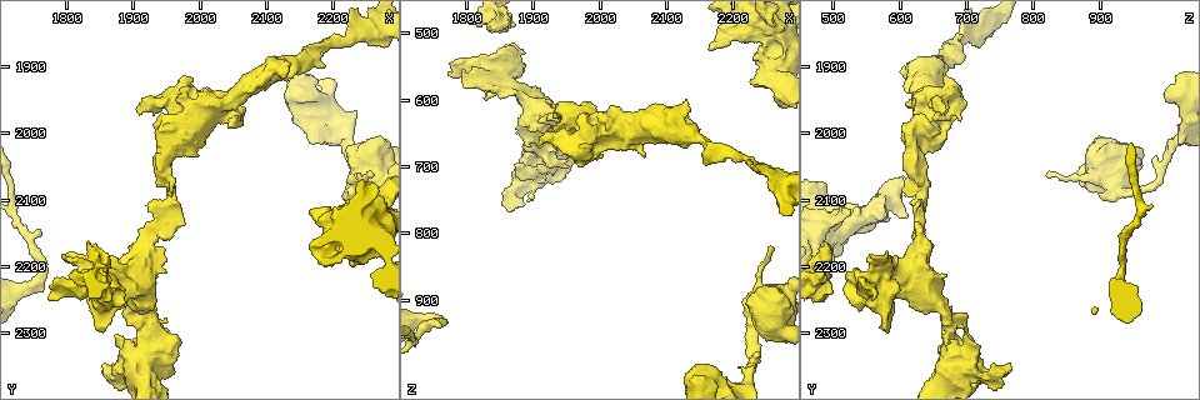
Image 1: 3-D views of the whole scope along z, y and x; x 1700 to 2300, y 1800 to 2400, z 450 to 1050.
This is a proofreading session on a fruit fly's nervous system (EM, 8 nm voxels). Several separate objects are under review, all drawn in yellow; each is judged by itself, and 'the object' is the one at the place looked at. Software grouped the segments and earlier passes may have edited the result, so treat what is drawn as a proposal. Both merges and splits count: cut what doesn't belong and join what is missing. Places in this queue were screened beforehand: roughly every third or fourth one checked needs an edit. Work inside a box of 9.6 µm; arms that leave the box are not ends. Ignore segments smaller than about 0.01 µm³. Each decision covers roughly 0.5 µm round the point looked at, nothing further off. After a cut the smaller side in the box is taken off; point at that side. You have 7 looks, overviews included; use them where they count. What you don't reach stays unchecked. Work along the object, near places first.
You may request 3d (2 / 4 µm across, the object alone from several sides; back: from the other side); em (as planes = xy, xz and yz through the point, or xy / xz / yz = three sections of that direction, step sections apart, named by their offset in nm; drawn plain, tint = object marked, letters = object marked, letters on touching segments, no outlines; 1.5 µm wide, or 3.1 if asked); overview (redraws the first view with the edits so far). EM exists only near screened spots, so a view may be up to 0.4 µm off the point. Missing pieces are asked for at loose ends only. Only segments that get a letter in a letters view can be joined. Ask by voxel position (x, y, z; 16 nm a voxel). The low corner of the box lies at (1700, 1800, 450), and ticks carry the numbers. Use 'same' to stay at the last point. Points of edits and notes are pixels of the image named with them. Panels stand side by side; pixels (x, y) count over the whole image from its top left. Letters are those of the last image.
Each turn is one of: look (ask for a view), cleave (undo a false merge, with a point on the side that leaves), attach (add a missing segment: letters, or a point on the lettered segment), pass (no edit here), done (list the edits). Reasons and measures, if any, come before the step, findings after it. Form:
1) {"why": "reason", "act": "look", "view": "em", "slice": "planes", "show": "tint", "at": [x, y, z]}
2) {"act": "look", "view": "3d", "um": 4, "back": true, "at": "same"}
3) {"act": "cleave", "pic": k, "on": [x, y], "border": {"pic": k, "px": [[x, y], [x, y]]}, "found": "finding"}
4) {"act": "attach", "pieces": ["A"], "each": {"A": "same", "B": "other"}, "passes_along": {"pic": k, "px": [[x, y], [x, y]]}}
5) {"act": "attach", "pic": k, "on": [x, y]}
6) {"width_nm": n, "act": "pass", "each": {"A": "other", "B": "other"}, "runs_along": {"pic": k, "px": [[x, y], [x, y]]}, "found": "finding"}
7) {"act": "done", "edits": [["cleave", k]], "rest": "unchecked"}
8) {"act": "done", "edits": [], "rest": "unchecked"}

{"why": "calibre changes", "act": "look", "view": "em", "slice": "planes", "show": "tint", "at": [2225, 2085, 950]}

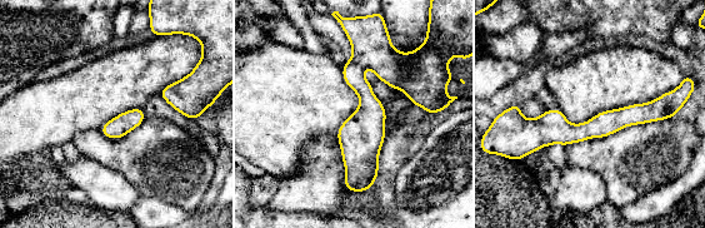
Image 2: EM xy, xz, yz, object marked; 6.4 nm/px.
{"act": "look", "view": "em", "slice": "planes", "show": "letters", "at": "same"}

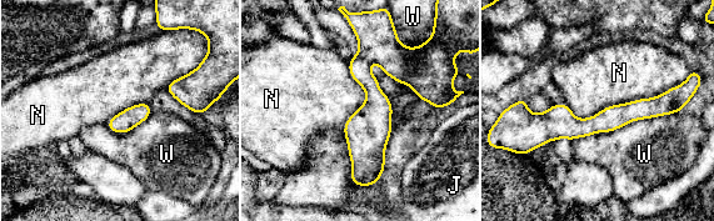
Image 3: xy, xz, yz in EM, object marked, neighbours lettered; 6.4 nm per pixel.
{"longest_contact_nm": ["N", 800], "act": "pass", "each": {"J": "other", "N": "other", "W": "other"}, "border": {"pic": 3, "px": [[683, 83], [587, 117], [564, 103]]}, "found": "continuous, no second neuron"}

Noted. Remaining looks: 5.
{"act": "look", "view": "em", "slice": "planes", "show": "letters", "at": [1775, 2250, 565]}

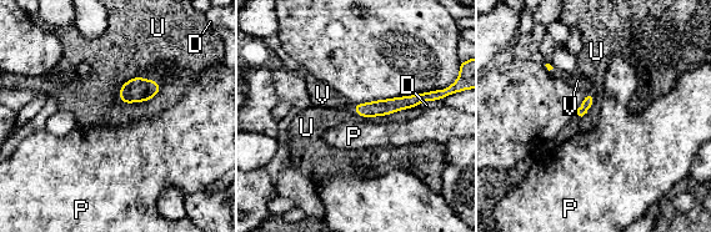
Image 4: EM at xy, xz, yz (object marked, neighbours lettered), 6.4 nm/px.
{"act": "attach", "pic": 4, "on": [577, 80], "each": {"D": "other", "P": "other", "U": "other", "V": "same"}, "found": "it goes on there"}

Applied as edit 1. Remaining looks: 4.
{"why": "thick turns thin", "act": "look", "view": "em", "slice": "xy", "step": 8, "show": "tint", "at": [2200, 2130, 495]}

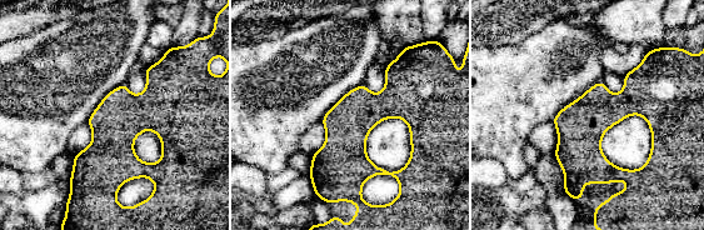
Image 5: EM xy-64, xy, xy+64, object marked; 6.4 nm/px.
{"act": "look", "view": "em", "slice": "planes", "show": "letters", "at": "same"}

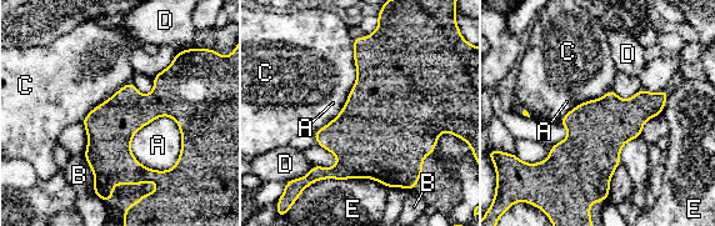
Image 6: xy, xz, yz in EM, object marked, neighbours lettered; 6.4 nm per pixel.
{"longest_contact_nm": ["E", 600], "act": "pass", "each": {"A": "other", "B": "other", "C": "other", "D": "other", "E": "other"}, "found": "continuous, no second neuron"}

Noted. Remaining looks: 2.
{"act": "done", "edits": [["attach", 4]], "rest": "unchecked"}

